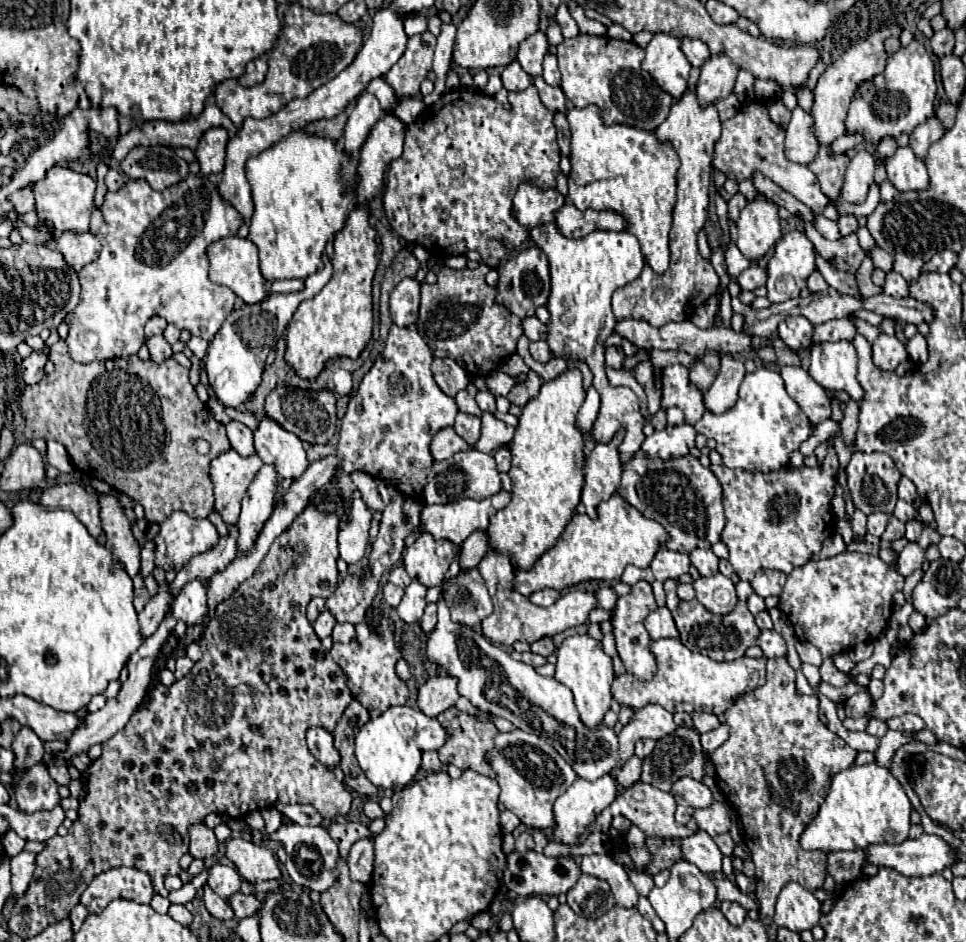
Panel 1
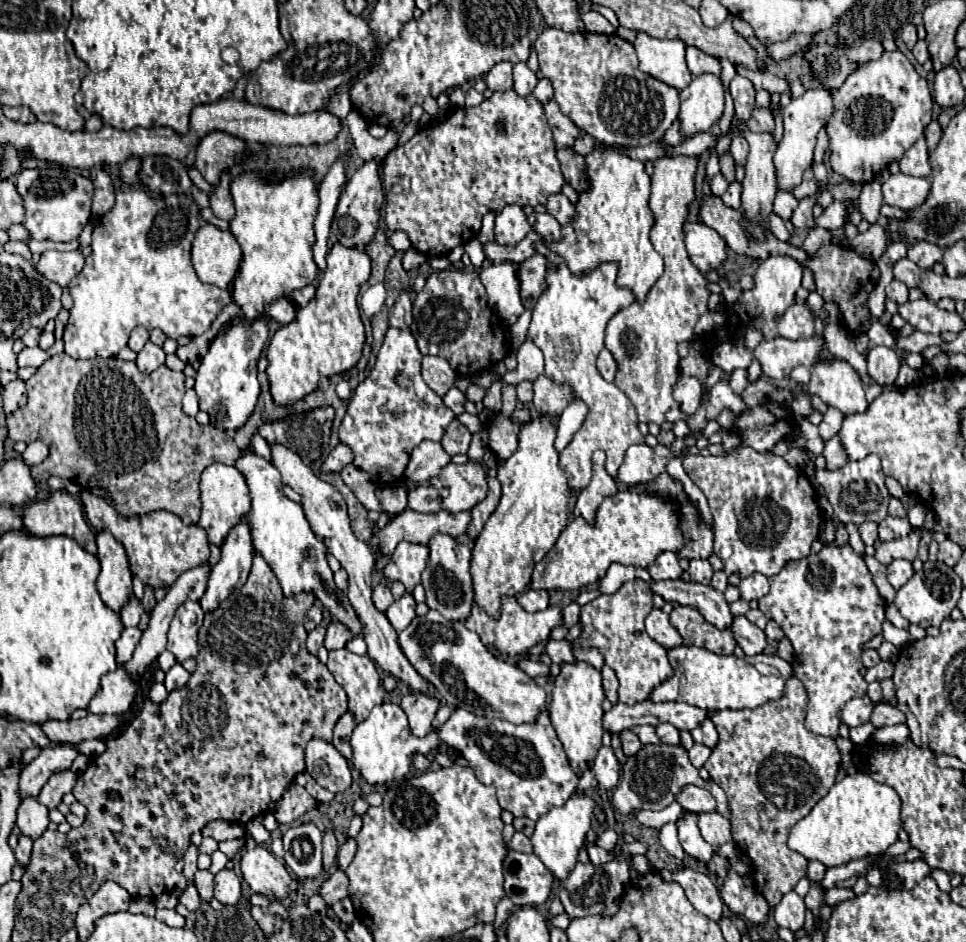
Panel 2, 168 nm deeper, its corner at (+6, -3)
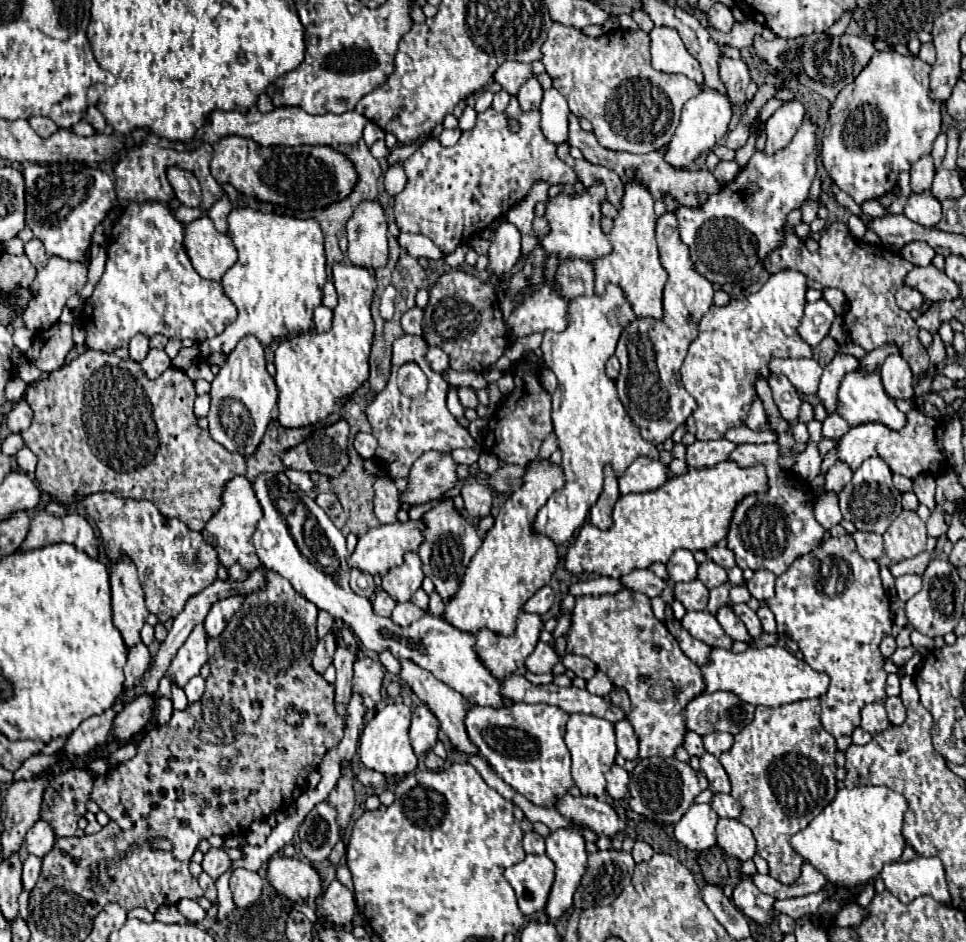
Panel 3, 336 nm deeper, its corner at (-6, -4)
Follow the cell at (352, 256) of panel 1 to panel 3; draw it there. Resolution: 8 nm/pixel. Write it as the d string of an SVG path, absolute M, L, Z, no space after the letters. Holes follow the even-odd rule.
M350 262L332 266L338 306L334 308L332 328L324 334L314 330L290 336L276 348L276 386L278 386L278 422L284 428L314 424L336 410L362 382L368 380L368 356L374 336L370 302L376 280L368 268Z

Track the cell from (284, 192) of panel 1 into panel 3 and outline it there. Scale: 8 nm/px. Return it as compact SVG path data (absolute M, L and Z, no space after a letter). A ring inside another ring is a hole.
M250 206L234 208L228 216L228 234L232 236L238 262L224 274L222 286L226 296L236 304L238 318L216 338L204 340L202 346L202 362L222 366L226 356L234 350L238 340L248 334L254 334L262 346L268 346L278 336L288 336L292 332L306 332L312 330L312 308L320 306L322 302L322 286L326 284L326 256L324 256L324 234L316 218L294 218L294 216L280 216L276 212L262 212Z

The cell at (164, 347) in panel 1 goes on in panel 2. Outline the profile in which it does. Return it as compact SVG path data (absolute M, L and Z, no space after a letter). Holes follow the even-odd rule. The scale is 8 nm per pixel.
M146 343L144 349L138 353L136 357L136 365L142 373L152 373L154 369L158 369L166 359L166 353L162 351L162 347L156 347L154 343Z

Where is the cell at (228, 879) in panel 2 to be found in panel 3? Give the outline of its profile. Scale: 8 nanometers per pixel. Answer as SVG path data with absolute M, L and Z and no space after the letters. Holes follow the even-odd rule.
M238 868L238 870L234 870L234 874L230 878L230 890L232 890L234 904L238 908L246 908L248 904L254 904L260 898L262 878L256 872Z

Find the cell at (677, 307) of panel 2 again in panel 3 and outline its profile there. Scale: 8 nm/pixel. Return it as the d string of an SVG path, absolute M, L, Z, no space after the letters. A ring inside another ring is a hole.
M664 212L658 218L656 240L660 262L668 270L668 282L664 286L664 316L660 320L632 320L624 328L616 346L616 356L622 364L620 376L616 378L618 396L634 424L640 428L640 434L652 444L664 442L696 410L696 400L686 392L682 384L680 366L688 352L688 346L698 336L700 318L714 306L712 282L696 272L688 246L680 240L678 220L674 212Z

